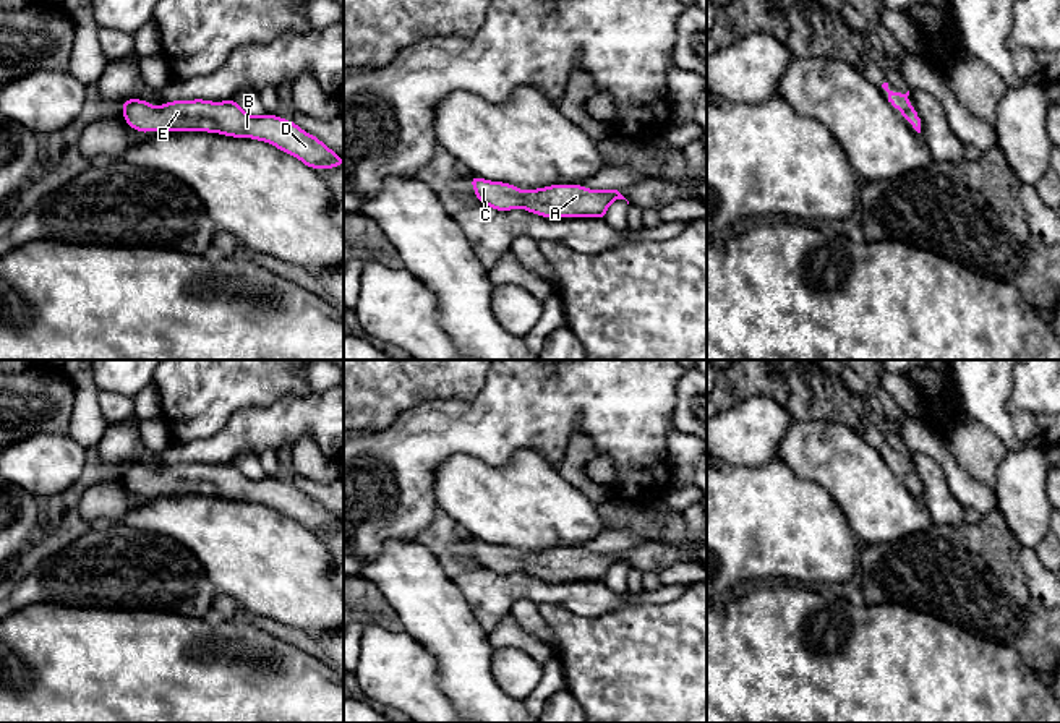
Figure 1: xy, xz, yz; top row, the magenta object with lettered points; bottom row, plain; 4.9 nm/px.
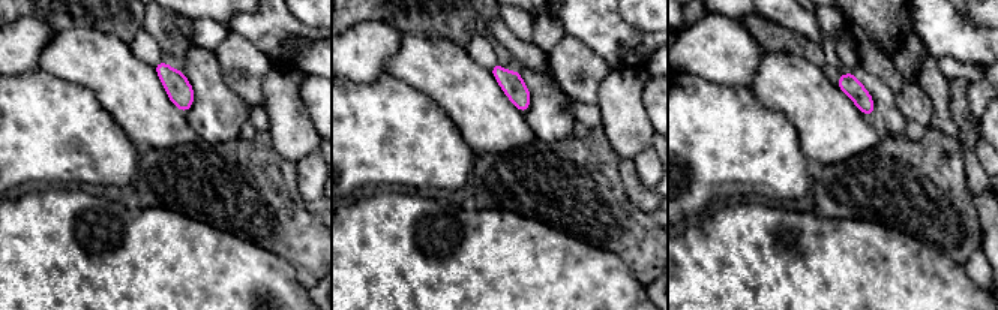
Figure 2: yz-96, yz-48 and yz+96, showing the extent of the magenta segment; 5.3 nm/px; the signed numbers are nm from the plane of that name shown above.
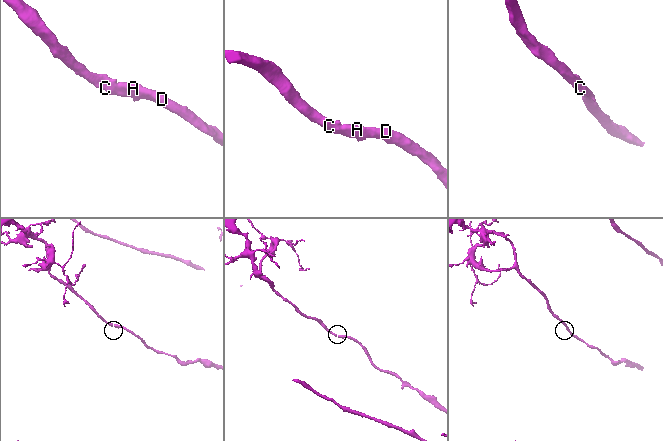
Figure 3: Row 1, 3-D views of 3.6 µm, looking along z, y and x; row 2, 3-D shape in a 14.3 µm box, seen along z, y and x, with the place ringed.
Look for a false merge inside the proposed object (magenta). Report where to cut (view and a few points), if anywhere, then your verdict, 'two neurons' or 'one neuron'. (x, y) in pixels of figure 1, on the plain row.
cut none; one neuron

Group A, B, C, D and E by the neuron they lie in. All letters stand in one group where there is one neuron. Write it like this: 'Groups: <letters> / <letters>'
Groups: A B C D E

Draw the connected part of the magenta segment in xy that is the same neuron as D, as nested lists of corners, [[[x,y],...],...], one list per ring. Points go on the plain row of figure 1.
[[[126,462],[122,475],[126,488],[141,496],[151,496],[154,491],[157,494],[193,493],[251,501],[276,509],[311,532],[344,528],[339,517],[297,486],[269,477],[251,480],[233,462],[224,465],[172,464],[157,472],[143,462]]]

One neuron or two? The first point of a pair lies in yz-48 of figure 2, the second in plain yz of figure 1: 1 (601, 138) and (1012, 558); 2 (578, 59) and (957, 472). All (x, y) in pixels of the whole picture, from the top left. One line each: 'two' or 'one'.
1: one
2: two

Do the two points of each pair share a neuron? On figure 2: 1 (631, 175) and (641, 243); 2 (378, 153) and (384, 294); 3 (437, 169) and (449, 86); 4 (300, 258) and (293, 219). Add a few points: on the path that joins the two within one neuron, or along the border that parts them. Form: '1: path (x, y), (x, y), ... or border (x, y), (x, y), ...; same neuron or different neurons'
1: border (620, 174), (628, 198), (647, 213); different neurons
2: border (381, 187), (413, 190); different neurons
3: border (416, 90), (428, 95), (443, 110), (464, 141); different neurons
4: path (300, 249), (300, 238), (293, 228); same neuron

